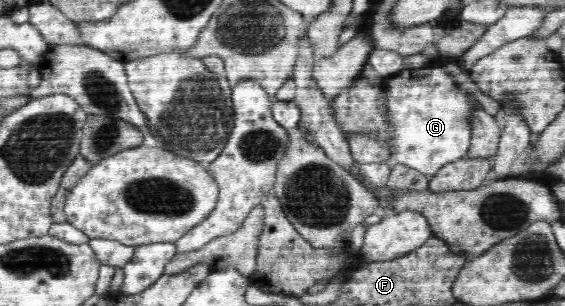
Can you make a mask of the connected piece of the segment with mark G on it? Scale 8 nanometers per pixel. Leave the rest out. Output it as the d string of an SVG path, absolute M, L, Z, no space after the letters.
M433 62L426 64L424 68L405 68L385 79L383 96L386 97L386 102L383 103L383 121L387 126L388 147L394 163L410 166L430 178L435 176L445 164L467 157L472 140L470 115L474 103L471 99L472 95L466 93L459 84L454 82L446 70Z

